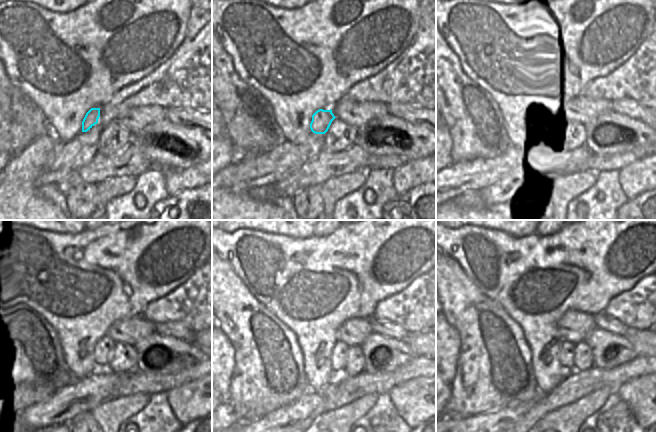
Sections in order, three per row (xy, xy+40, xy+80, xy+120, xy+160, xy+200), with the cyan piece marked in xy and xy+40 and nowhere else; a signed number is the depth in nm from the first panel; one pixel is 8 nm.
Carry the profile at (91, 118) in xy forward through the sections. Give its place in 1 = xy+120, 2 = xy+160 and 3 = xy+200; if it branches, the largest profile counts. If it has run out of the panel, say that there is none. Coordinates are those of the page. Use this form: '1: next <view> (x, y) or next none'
1: next xy+120 (103, 350)
2: next xy+160 (339, 353)
3: next xy+200 (566, 354)

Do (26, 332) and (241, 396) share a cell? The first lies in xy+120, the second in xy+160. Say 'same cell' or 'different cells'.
same cell

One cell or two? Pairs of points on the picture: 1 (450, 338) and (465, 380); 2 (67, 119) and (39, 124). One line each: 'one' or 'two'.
1: two
2: two

